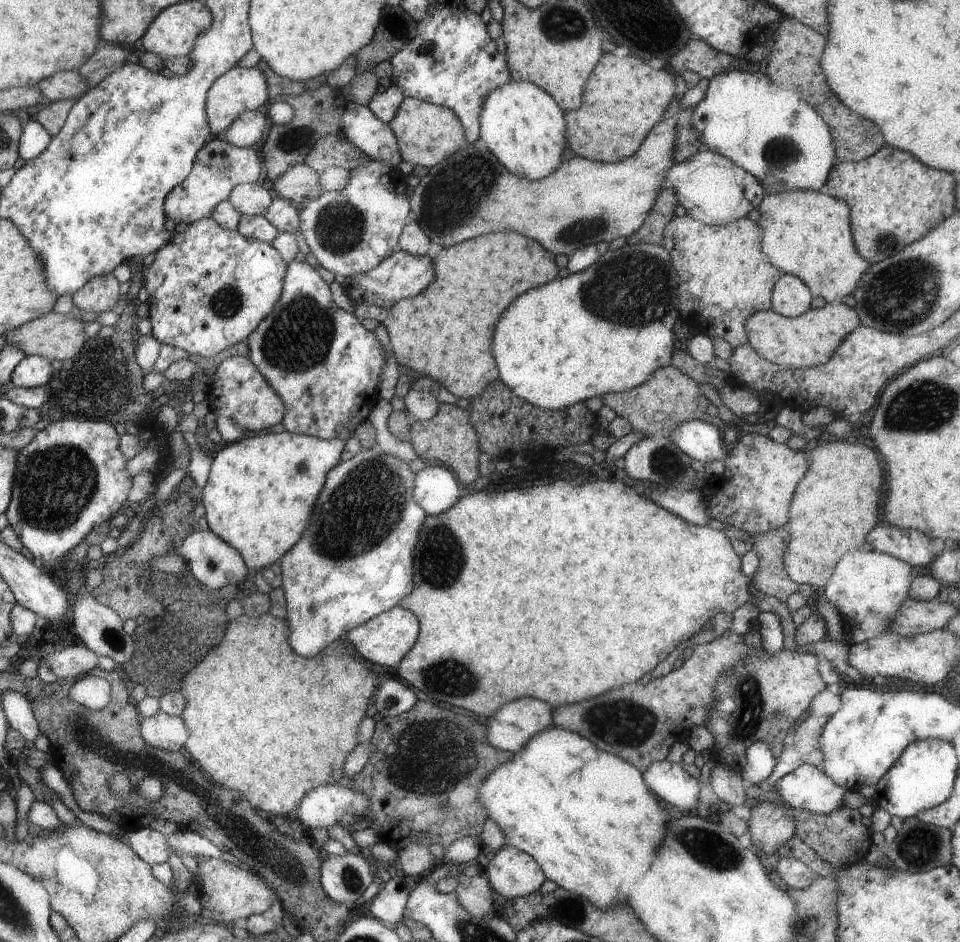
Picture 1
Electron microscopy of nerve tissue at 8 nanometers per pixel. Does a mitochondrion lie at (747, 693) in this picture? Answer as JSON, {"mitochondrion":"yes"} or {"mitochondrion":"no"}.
{"mitochondrion":"yes"}

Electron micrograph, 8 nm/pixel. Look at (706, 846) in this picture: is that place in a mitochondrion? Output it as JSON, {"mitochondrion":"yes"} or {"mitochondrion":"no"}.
{"mitochondrion":"yes"}

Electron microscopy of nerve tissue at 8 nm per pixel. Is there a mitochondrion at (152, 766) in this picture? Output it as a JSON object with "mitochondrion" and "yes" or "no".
{"mitochondrion":"no"}

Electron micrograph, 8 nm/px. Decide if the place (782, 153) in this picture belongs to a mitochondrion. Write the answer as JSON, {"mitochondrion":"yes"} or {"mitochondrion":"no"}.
{"mitochondrion":"yes"}

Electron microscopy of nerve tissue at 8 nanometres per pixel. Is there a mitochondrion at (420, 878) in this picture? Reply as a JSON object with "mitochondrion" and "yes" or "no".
{"mitochondrion":"no"}

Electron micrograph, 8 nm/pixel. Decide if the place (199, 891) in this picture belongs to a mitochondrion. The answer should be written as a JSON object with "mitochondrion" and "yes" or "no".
{"mitochondrion":"no"}

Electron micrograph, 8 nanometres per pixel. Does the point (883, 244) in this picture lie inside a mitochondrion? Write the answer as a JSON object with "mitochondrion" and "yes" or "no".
{"mitochondrion":"yes"}

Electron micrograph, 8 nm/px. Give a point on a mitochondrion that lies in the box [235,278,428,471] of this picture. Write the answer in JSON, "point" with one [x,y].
{"point":[299,338]}

